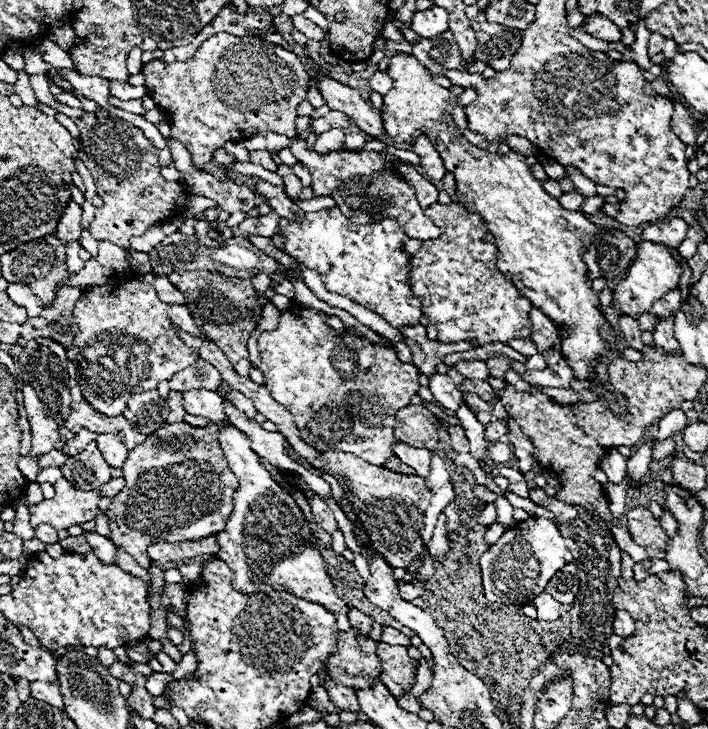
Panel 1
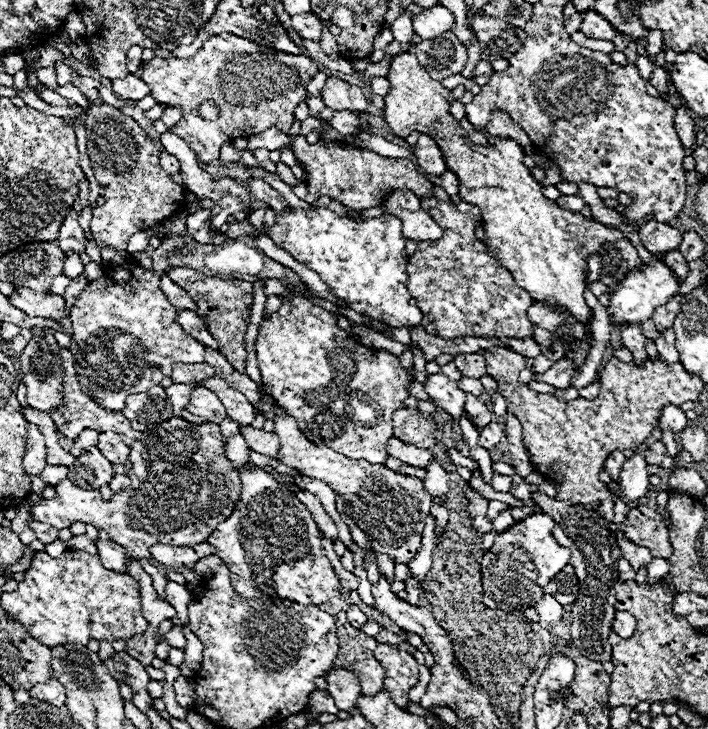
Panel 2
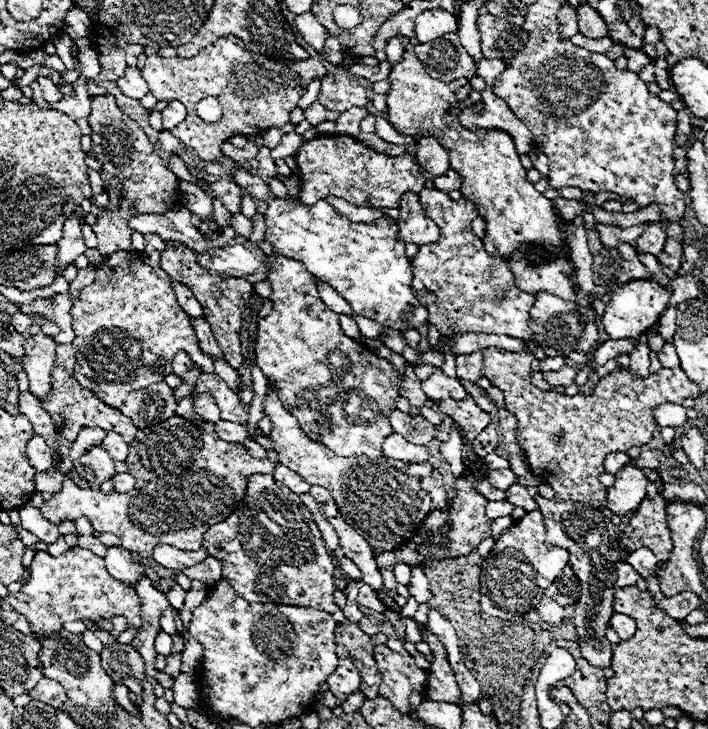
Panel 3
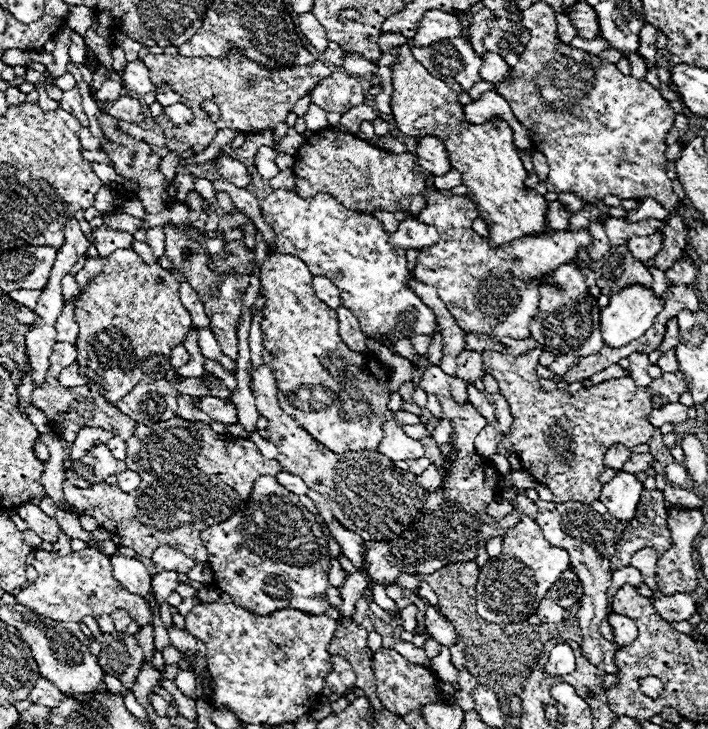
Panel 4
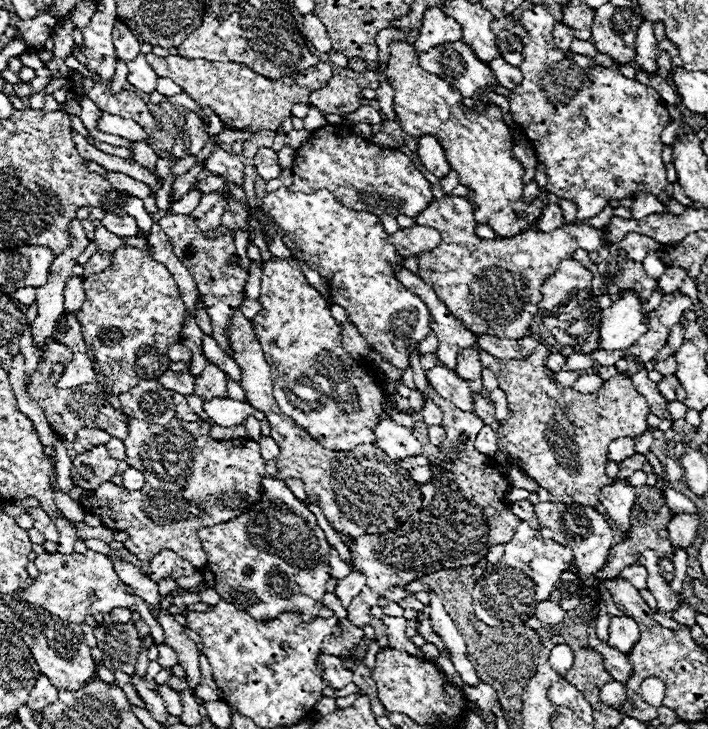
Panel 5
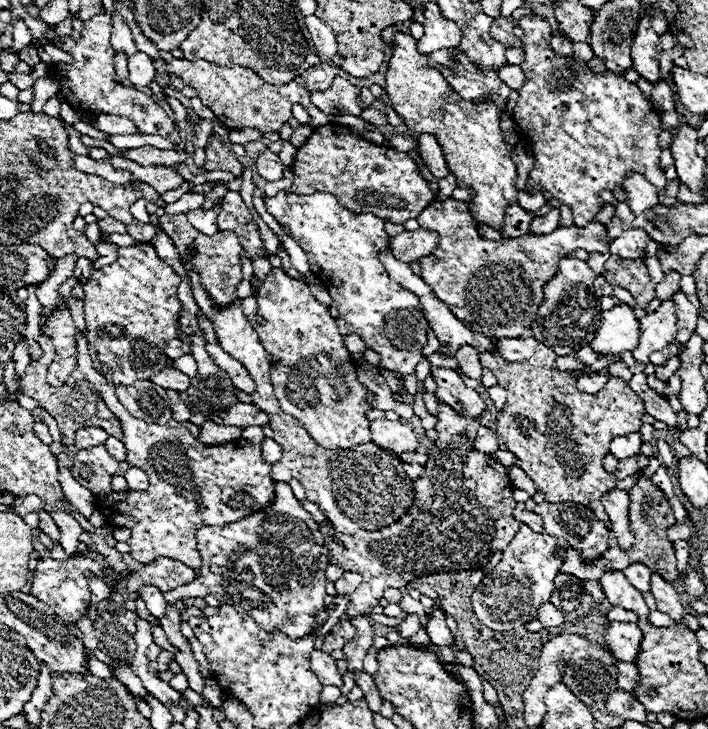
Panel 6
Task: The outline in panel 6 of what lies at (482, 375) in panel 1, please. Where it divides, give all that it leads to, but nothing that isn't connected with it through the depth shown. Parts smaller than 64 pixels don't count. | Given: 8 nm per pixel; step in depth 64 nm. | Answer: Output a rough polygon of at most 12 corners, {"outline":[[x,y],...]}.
{"outline":[[470,344],[456,352],[458,366],[466,376],[480,380],[480,352]]}

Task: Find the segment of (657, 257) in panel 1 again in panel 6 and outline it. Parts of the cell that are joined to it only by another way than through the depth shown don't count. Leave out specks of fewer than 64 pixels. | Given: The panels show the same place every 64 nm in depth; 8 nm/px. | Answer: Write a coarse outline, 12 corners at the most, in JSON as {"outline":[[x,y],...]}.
{"outline":[[632,308],[604,310],[596,354],[622,354],[638,346]]}

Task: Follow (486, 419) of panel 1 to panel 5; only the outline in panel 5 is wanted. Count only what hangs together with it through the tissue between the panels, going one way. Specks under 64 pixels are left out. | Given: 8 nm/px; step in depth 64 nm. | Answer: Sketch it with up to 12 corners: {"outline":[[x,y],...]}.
{"outline":[[430,385],[446,438],[422,508],[352,540],[366,576],[346,618],[370,624],[388,586],[474,566],[520,520],[484,422]]}

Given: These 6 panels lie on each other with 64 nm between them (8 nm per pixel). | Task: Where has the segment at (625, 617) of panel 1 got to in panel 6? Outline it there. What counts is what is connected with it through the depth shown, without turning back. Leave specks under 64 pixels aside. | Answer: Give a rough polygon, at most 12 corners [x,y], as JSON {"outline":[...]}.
{"outline":[[612,622],[610,652],[636,666],[642,630],[634,622]]}

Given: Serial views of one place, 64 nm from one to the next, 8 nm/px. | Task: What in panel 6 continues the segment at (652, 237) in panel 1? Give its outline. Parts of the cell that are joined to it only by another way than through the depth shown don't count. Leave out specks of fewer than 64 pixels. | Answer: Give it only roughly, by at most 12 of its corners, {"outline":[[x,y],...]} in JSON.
{"outline":[[642,228],[624,230],[612,240],[610,252],[640,258],[648,234]]}

